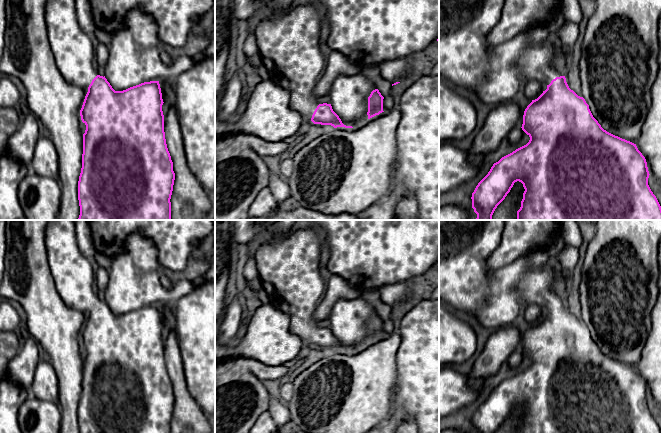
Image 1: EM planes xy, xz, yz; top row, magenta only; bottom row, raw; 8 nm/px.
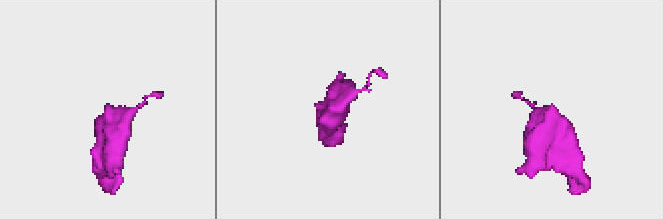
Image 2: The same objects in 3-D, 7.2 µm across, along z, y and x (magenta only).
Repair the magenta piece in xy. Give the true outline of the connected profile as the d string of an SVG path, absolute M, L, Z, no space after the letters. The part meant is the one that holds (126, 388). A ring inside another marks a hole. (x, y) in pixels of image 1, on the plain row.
M73 220L50 221L45 245L61 298L69 307L88 313L80 334L86 349L78 405L80 433L171 433L175 397L165 363L159 305L115 315L93 291L95 268L93 261L80 252Z

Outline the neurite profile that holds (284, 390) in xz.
M285 379L281 381L276 387L276 393L282 401L287 403L293 395L293 384L292 381Z

